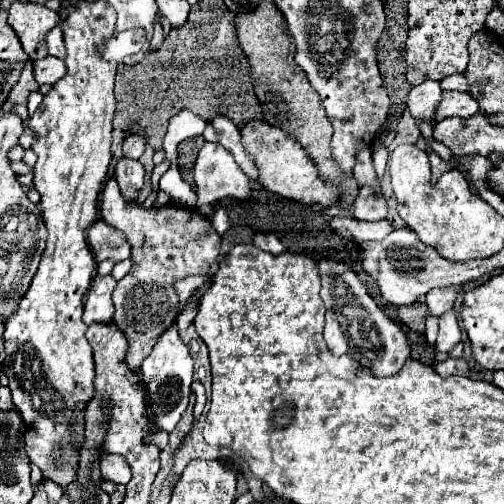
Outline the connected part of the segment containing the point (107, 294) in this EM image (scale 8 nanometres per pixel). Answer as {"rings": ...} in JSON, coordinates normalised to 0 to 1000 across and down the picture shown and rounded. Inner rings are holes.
{"rings":[[[188,546],[169,593],[169,621],[165,637],[181,641],[220,641],[224,633],[224,597],[220,581],[232,558],[224,546]]]}

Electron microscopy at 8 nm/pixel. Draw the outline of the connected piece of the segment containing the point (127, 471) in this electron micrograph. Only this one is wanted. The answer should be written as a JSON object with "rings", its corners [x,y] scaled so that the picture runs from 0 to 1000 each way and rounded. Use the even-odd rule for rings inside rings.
{"rings":[[[204,903],[196,915],[200,950],[252,962],[260,950],[260,927],[244,903]]]}

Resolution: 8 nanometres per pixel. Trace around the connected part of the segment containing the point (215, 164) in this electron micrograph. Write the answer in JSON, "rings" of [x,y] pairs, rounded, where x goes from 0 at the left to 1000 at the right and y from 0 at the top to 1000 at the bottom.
{"rings":[[[407,282],[387,323],[387,367],[395,407],[458,391],[470,399],[494,399],[498,371],[494,351],[478,343],[462,308],[437,284]]]}

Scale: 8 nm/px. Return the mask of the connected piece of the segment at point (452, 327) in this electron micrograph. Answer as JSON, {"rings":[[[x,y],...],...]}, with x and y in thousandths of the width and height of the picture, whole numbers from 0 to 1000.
{"rings":[[[891,613],[883,617],[883,625],[871,629],[871,665],[867,665],[863,692],[875,700],[891,700],[911,677],[915,677],[915,653],[907,637],[907,621]]]}

